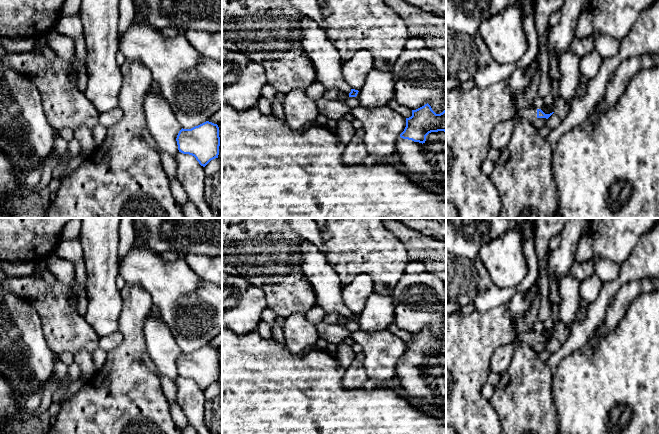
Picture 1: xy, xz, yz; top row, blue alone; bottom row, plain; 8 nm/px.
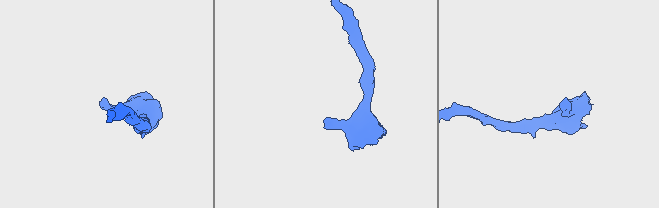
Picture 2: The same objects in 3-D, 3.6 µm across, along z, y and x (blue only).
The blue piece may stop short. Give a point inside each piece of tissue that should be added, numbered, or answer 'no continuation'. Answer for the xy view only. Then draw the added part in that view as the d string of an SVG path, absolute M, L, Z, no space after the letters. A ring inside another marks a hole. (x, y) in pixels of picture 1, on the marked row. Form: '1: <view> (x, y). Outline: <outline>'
no continuation

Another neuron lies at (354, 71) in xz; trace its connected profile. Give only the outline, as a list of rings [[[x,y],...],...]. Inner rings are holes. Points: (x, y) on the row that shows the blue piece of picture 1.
[[[358,50],[354,55],[343,62],[342,75],[345,83],[355,90],[364,85],[367,74],[374,68],[374,59],[370,51]]]

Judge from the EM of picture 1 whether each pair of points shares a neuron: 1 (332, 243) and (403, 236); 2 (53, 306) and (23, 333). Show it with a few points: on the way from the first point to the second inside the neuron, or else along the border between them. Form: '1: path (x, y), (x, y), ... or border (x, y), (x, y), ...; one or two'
1: border (385, 228), (405, 246), (408, 258); two
2: border (25, 299), (31, 304), (40, 319), (45, 341); two

